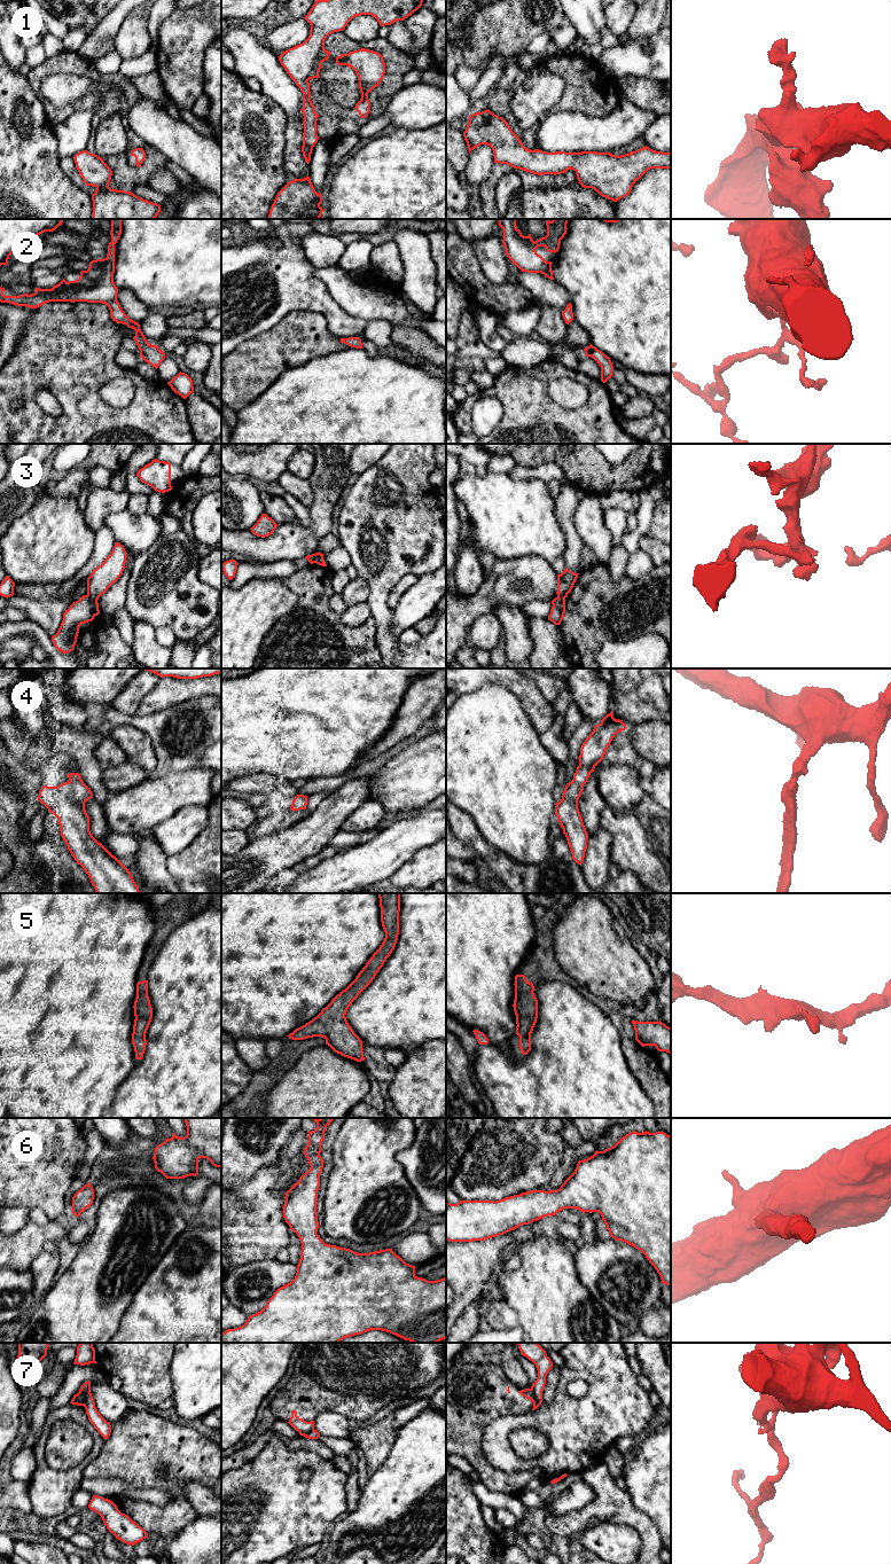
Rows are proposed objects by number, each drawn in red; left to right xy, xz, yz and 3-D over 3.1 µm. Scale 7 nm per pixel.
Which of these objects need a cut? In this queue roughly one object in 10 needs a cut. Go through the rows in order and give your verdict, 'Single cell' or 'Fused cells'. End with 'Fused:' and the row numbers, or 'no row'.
1: Single cell
2: Single cell
3: Fused cells
4: Single cell
5: Single cell
6: Single cell
7: Fused cells
Fused: 3, 7

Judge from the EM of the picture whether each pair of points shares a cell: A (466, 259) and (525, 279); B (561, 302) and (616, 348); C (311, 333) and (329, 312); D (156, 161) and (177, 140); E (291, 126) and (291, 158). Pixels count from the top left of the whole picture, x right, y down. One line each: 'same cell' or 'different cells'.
A: different cells
B: different cells
C: different cells
D: different cells
E: same cell

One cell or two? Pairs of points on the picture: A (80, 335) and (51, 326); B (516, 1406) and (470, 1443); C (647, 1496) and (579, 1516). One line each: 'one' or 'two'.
A: one
B: one
C: two

